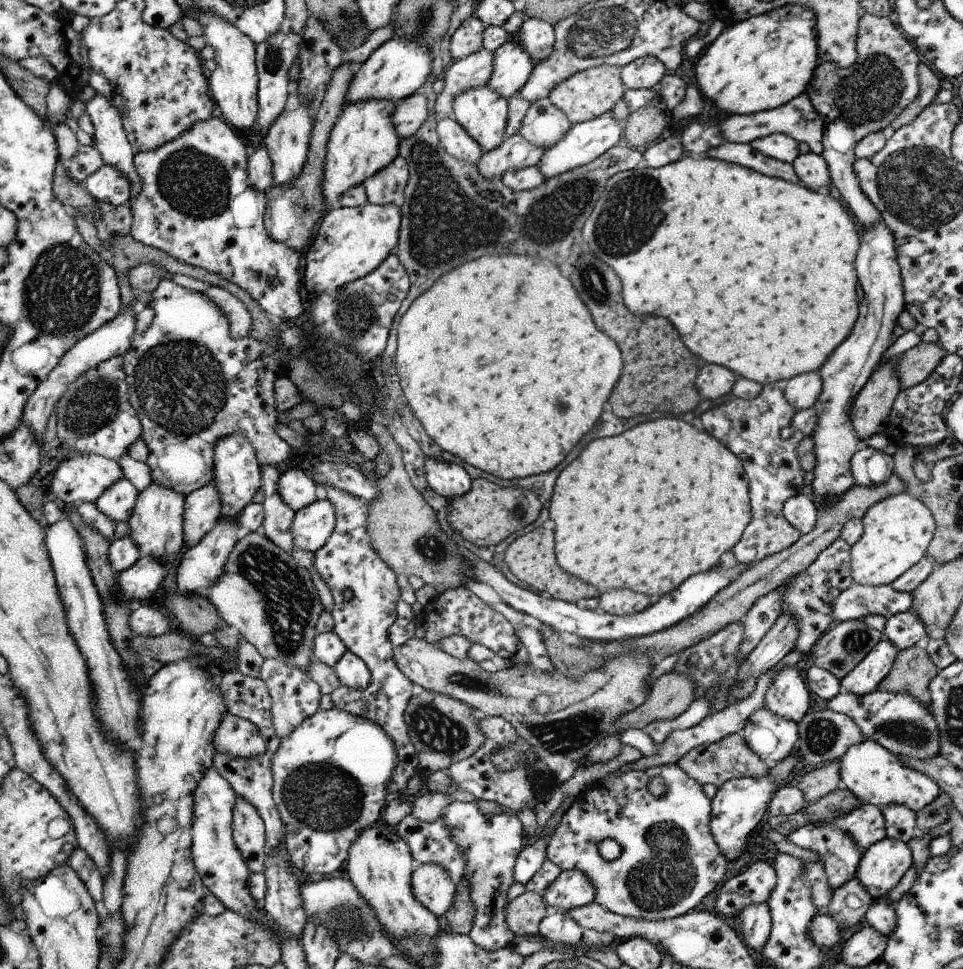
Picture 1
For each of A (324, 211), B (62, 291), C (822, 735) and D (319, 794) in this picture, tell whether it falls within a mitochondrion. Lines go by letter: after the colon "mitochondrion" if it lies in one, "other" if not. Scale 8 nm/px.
A: other
B: mitochondrion
C: mitochondrion
D: mitochondrion

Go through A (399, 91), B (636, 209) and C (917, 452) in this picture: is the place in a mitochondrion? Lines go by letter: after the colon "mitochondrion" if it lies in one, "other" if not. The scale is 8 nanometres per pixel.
A: other
B: mitochondrion
C: other

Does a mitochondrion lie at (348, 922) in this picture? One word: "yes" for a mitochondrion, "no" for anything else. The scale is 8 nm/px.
yes

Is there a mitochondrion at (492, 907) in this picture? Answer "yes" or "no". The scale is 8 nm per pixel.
no

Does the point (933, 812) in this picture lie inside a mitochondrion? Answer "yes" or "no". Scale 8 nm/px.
no

